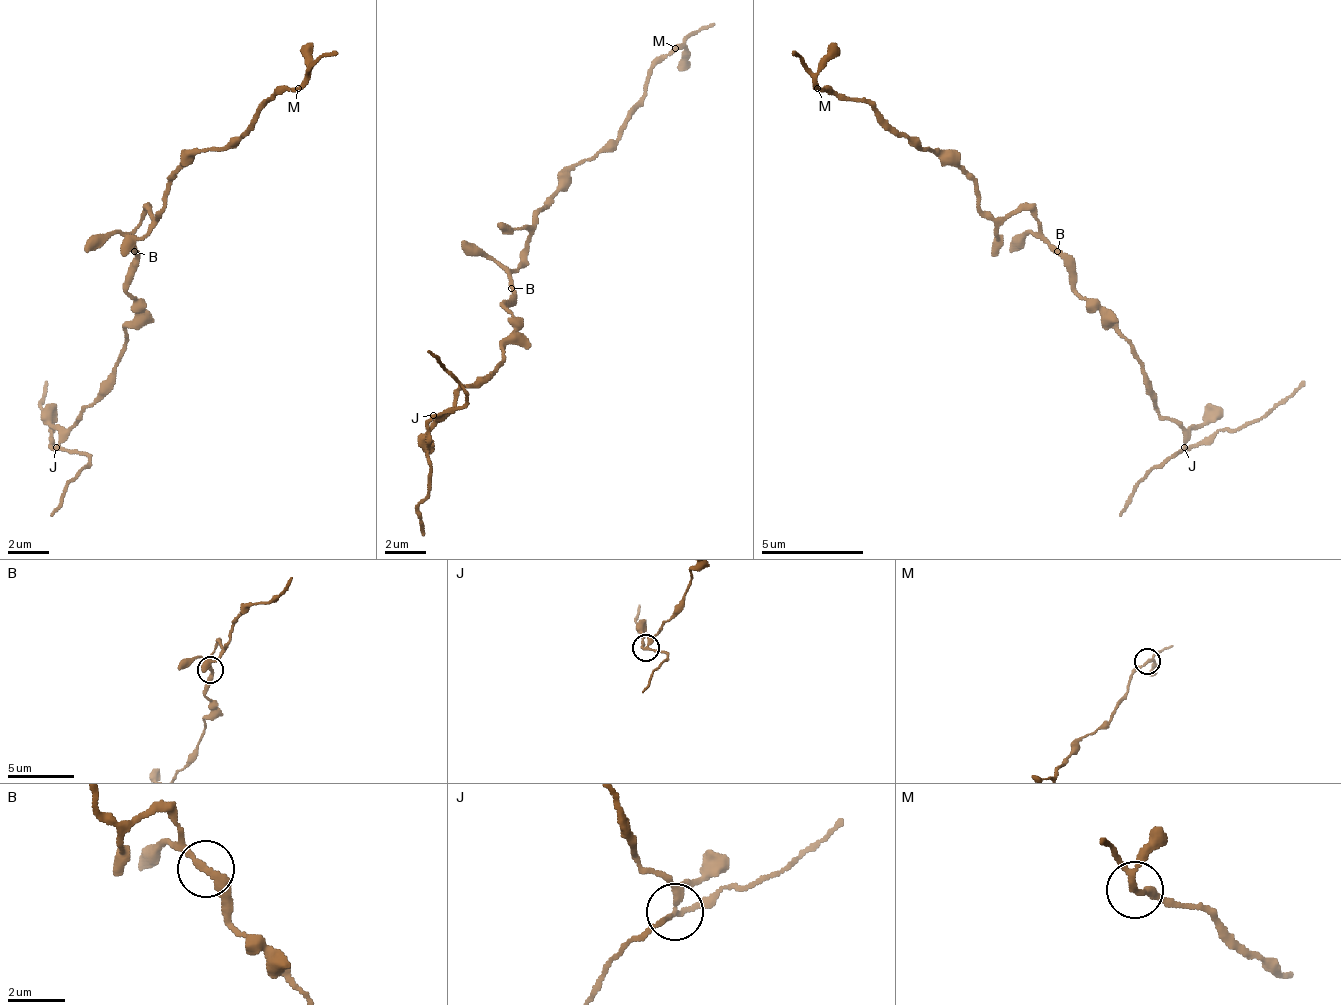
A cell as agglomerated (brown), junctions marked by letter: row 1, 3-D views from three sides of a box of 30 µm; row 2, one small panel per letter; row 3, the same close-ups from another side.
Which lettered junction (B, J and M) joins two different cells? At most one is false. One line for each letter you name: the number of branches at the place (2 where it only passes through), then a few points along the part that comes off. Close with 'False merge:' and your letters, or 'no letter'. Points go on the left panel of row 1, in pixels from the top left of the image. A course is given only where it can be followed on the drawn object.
J: Branches: 4. Course of the part to remove: (57, 446), (52, 420), (42, 405), (47, 379)
False merge: J

